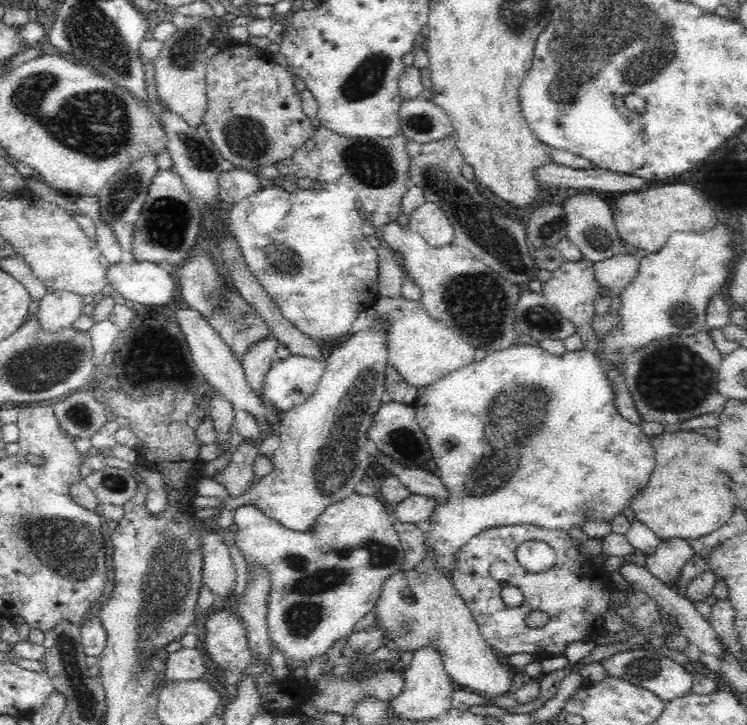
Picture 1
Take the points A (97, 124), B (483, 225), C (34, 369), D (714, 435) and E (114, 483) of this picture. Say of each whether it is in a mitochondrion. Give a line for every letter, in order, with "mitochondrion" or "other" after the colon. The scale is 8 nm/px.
A: mitochondrion
B: mitochondrion
C: mitochondrion
D: other
E: mitochondrion

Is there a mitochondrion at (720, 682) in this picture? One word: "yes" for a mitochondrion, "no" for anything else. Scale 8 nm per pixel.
no

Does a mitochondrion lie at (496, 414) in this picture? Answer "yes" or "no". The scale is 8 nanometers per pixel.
yes

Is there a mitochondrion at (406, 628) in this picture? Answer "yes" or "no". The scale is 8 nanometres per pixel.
yes

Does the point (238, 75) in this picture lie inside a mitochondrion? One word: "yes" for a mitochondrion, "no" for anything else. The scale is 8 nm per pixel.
no

